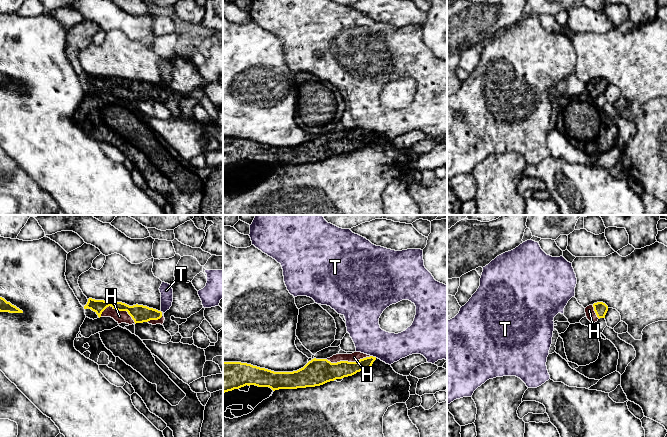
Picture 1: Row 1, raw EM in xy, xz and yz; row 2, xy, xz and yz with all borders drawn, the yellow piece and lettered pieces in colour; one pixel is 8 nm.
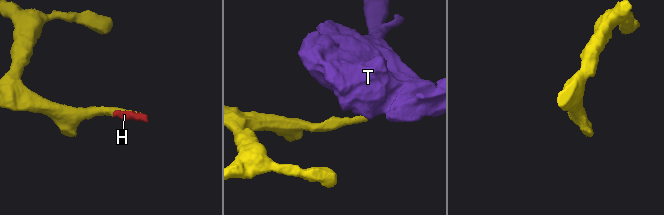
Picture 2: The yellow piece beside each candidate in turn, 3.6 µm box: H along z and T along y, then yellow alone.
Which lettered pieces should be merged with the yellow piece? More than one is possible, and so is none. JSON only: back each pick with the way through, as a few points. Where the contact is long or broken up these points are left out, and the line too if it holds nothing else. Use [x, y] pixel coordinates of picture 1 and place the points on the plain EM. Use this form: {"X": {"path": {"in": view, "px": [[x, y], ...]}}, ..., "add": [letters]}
{"H": {"path": {"in": "xz", "px": [[318, 147], [343, 141], [347, 137], [354, 133]]}}, "add": ["H"]}

